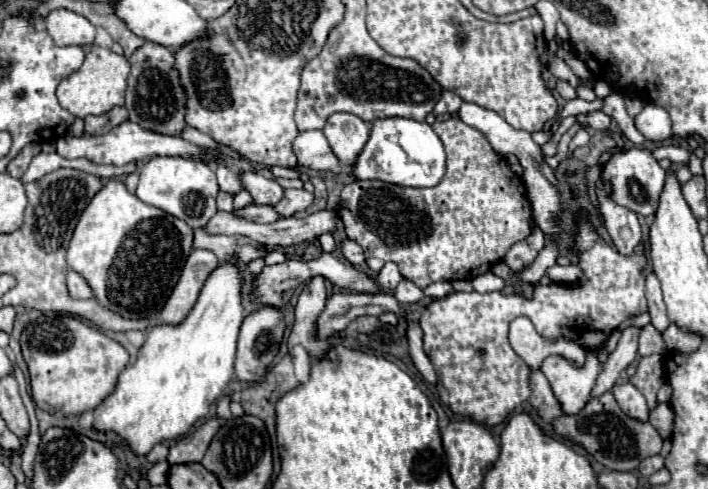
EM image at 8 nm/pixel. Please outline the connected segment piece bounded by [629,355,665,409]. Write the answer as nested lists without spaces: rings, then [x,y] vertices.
[[[649,355],[643,357],[639,367],[637,367],[637,375],[629,379],[647,399],[647,405],[651,409],[655,409],[655,395],[659,391],[659,387],[665,383],[665,369],[663,369],[663,359],[661,355]]]

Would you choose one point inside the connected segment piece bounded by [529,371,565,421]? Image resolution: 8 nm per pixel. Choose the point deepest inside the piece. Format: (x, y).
(542, 398)

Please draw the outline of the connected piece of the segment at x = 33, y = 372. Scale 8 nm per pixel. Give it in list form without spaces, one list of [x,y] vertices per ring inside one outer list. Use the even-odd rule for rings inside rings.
[[[41,315],[31,321],[21,333],[21,353],[29,367],[31,397],[35,405],[47,413],[61,415],[81,415],[89,409],[95,409],[115,389],[117,375],[129,363],[129,353],[121,343],[71,315]]]

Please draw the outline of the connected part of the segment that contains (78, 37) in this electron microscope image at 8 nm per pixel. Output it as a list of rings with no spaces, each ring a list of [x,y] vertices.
[[[55,9],[45,17],[45,29],[51,39],[59,45],[91,45],[95,27],[79,13],[69,9]]]

